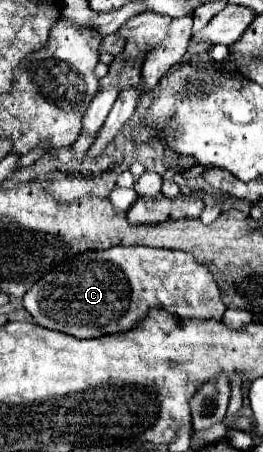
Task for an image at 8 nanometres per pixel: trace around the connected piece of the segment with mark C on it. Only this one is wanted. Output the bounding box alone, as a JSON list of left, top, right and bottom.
[22,245,226,339]

